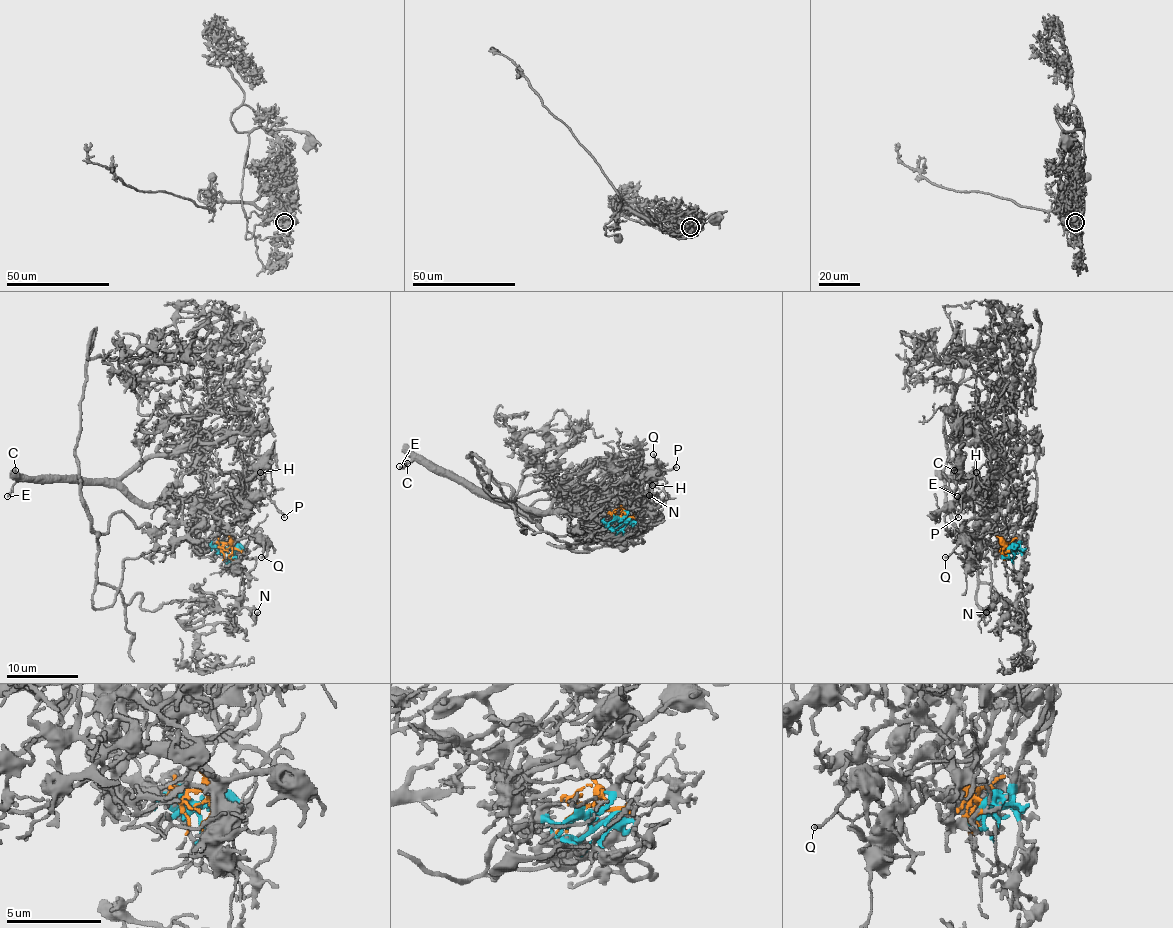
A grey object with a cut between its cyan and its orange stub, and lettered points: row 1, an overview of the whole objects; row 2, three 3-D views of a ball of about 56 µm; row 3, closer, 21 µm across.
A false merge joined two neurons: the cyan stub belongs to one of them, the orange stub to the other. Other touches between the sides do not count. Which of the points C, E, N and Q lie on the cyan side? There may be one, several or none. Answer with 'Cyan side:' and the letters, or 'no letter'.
Cyan side: N

